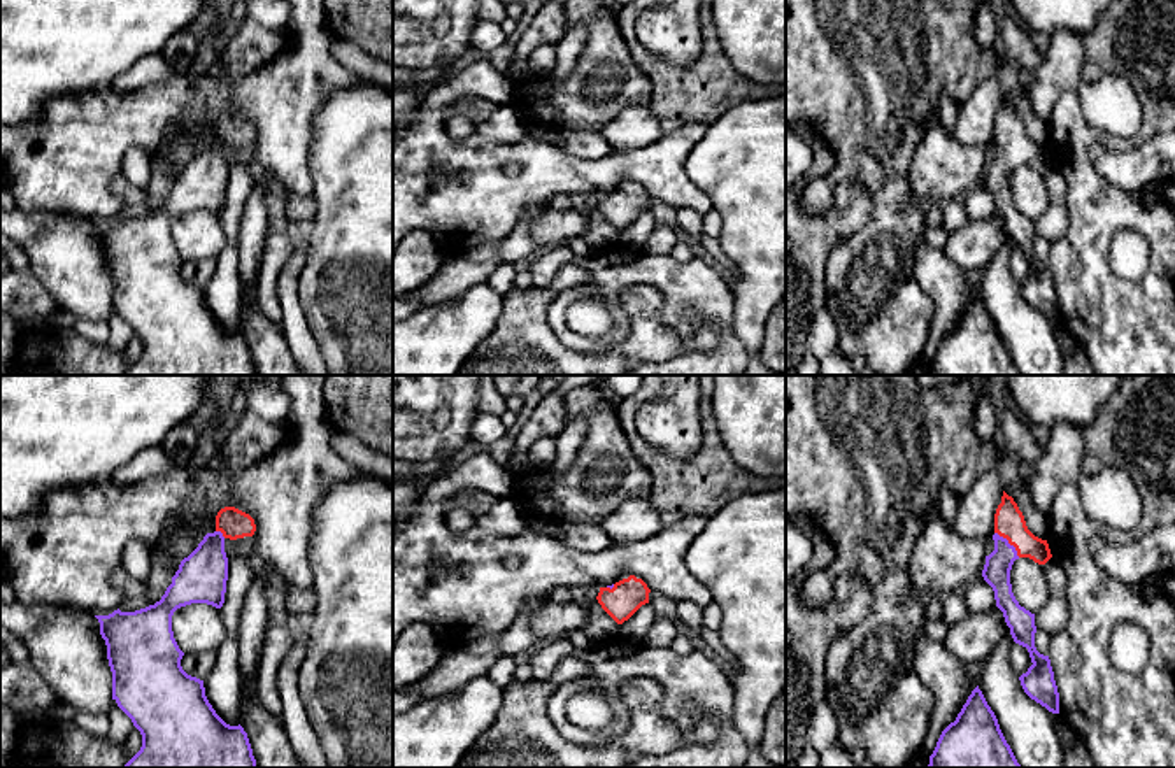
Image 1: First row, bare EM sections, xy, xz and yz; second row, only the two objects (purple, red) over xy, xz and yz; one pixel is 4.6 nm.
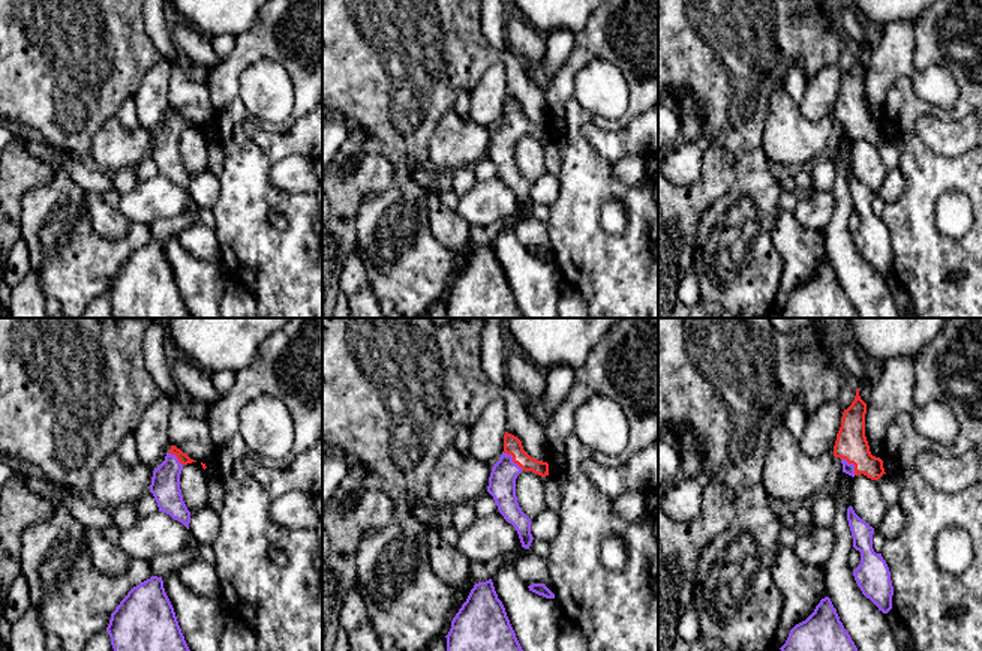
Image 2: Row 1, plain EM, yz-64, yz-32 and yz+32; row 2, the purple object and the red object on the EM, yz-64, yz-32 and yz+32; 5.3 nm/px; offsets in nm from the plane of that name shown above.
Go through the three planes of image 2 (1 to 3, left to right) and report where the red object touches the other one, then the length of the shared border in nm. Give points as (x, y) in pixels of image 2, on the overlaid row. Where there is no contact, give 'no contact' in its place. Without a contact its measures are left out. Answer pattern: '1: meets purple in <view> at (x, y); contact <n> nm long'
1: meets purple in yz-64 at (176, 458); contact 110 nm long
2: meets purple in yz-32 at (511, 459); contact 140 nm long
3: meets purple in yz+32 at (852, 464); contact 120 nm long

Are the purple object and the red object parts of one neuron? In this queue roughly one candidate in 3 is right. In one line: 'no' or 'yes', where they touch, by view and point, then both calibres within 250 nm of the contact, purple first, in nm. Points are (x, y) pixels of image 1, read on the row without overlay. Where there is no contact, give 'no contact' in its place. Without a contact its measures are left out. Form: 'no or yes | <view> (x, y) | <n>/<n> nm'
yes | yz (1007, 149) | 130/140 nm

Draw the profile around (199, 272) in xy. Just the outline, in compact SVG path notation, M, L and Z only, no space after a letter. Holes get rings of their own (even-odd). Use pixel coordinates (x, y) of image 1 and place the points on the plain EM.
M216 258L184 260L181 274L188 282L205 288L212 275L216 274L216 268L217 268Z

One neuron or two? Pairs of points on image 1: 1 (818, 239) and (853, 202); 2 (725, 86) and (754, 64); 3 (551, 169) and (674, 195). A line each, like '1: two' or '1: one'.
1: one
2: two
3: one

